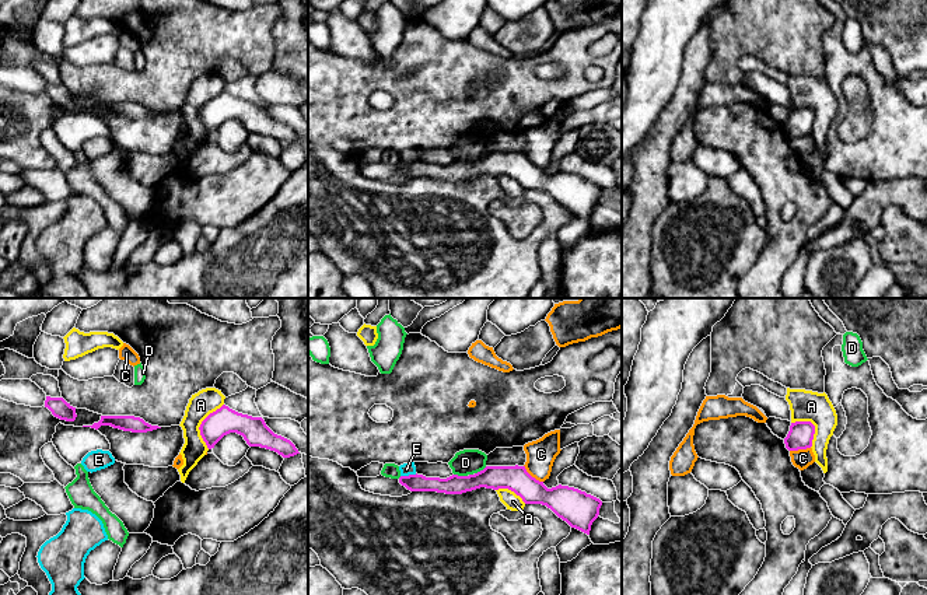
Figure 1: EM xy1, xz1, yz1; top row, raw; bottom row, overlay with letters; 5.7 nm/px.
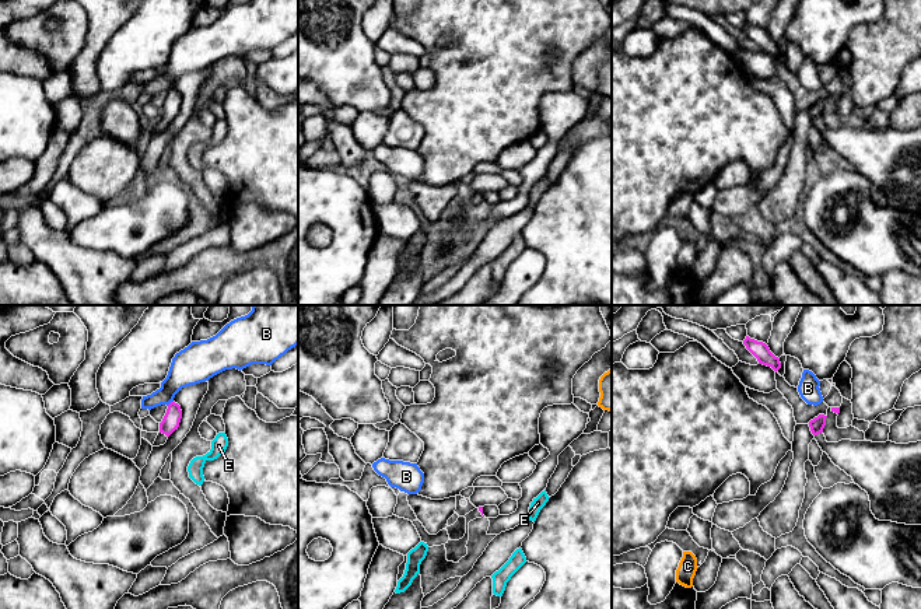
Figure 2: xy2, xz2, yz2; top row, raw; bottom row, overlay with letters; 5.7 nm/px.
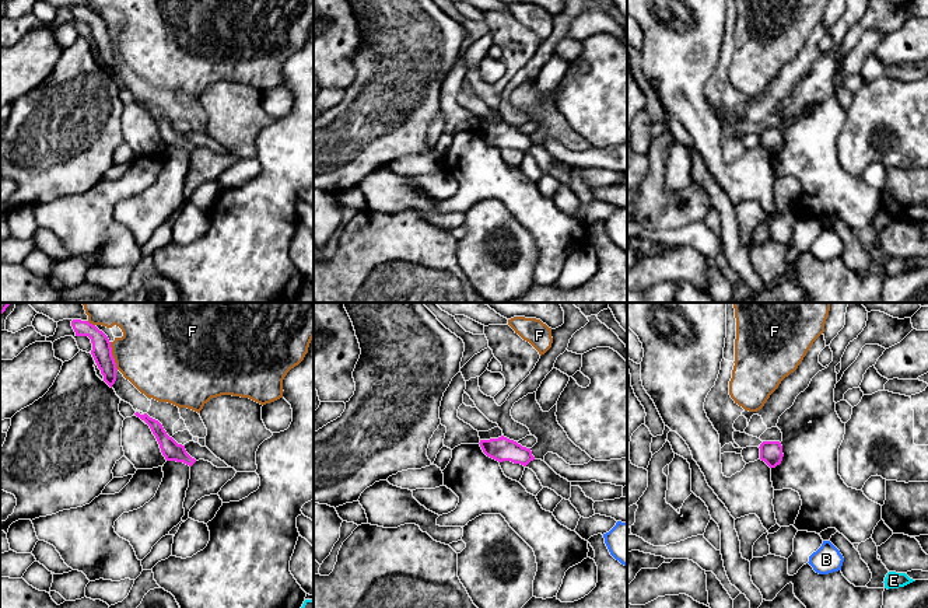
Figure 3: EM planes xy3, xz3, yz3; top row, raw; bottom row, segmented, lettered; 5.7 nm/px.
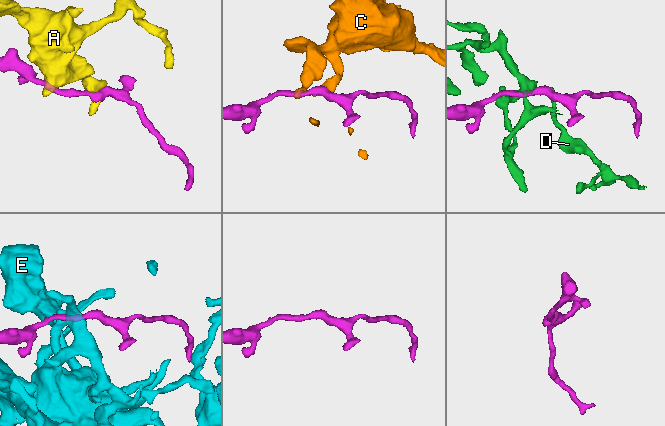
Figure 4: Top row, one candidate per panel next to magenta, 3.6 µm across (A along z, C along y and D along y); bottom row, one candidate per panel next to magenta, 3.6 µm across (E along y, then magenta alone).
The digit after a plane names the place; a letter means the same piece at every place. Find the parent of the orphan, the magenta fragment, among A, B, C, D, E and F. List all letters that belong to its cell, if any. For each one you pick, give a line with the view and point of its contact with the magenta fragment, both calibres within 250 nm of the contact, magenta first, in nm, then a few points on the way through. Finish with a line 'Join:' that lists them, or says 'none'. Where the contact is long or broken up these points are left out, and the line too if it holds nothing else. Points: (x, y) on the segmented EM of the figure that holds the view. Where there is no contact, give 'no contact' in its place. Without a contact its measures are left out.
Join: none

